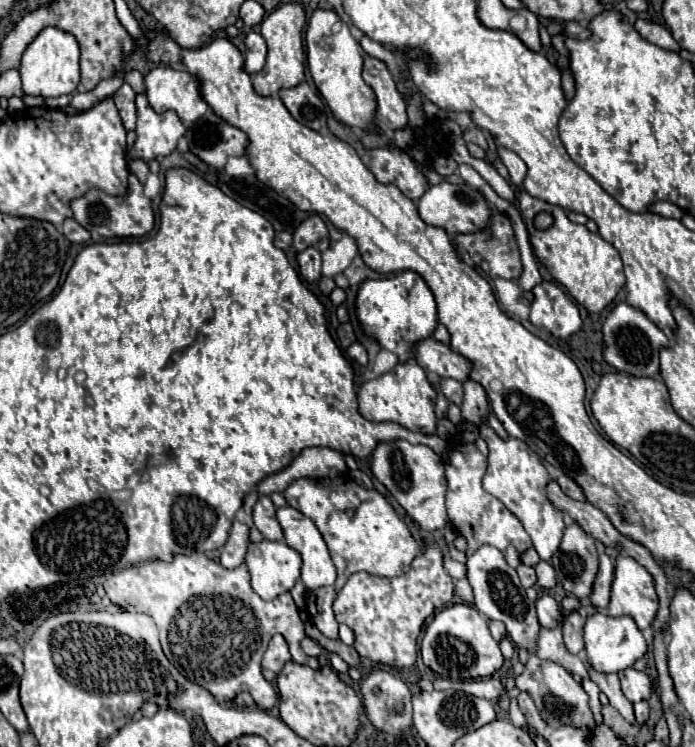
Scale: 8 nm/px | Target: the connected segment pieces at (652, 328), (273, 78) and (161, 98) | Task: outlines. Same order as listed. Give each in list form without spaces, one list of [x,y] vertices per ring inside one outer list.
[[[620,301],[610,311],[602,331],[604,331],[604,343],[606,343],[604,359],[612,367],[626,371],[634,377],[652,377],[658,373],[658,351],[662,347],[668,347],[670,339],[664,335],[664,331],[656,323],[652,323],[646,317],[644,311],[638,311],[636,307],[630,307],[628,303]]]
[[[286,3],[276,7],[270,15],[264,17],[262,21],[262,37],[268,45],[268,57],[256,75],[252,75],[252,85],[254,91],[262,97],[270,97],[278,93],[280,89],[296,87],[298,83],[304,81],[304,43],[302,43],[302,27],[306,23],[306,15],[300,3]]]
[[[154,67],[146,79],[148,101],[156,113],[174,109],[178,117],[188,123],[206,113],[206,101],[198,87],[200,79],[188,71],[176,71],[172,67]]]

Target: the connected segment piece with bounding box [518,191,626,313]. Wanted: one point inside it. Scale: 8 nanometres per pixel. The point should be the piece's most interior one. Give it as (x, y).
(590, 268)

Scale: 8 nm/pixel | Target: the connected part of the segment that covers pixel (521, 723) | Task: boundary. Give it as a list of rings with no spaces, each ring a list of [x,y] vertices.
[[[512,697],[510,699],[510,719],[512,719],[512,723],[514,725],[518,725],[518,727],[522,727],[522,729],[526,729],[528,725],[526,725],[526,717],[522,715],[522,711],[520,711],[520,707],[518,707],[518,701],[516,701],[516,697]]]

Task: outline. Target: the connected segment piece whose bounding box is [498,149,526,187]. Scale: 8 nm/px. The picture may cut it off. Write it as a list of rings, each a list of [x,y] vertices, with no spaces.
[[[504,149],[498,151],[498,157],[500,157],[500,161],[506,165],[506,169],[508,169],[508,173],[510,173],[510,181],[512,181],[514,185],[522,187],[522,181],[524,181],[524,177],[526,177],[526,165],[522,163],[522,159],[520,159],[514,151],[504,151]]]

